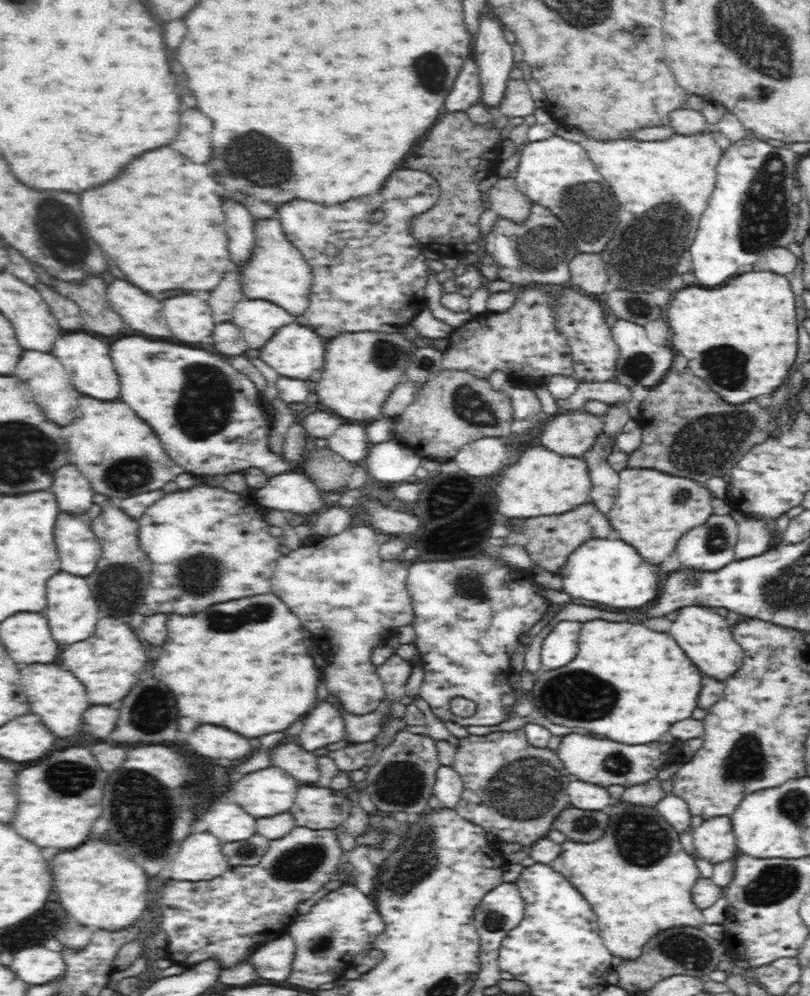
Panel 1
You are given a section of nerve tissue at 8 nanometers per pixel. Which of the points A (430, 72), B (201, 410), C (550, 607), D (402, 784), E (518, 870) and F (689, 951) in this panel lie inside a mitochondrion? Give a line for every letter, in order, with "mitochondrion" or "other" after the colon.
A: mitochondrion
B: mitochondrion
C: other
D: mitochondrion
E: other
F: mitochondrion

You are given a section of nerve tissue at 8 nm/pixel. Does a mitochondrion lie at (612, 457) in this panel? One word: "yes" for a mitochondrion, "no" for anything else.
no

